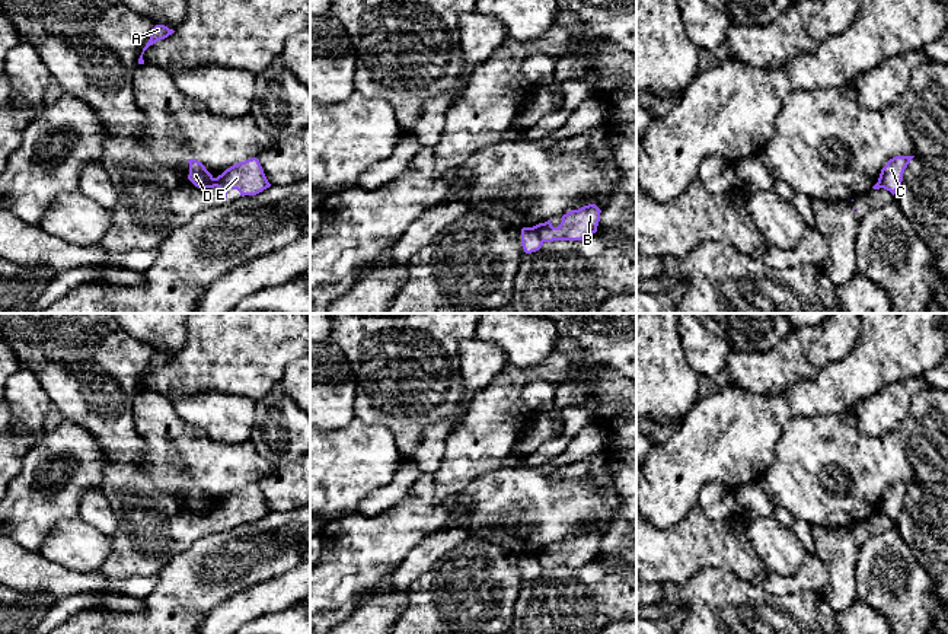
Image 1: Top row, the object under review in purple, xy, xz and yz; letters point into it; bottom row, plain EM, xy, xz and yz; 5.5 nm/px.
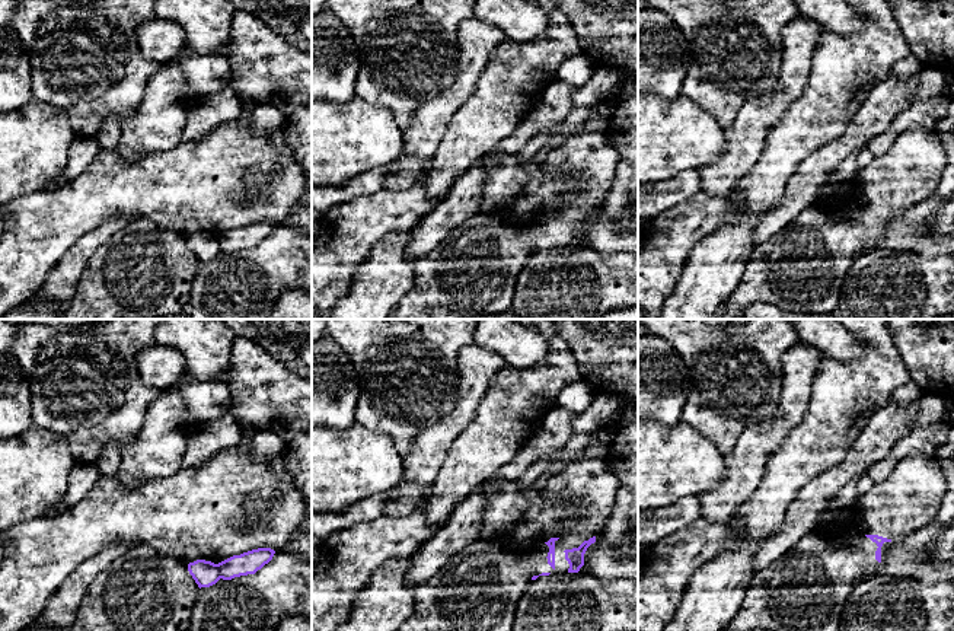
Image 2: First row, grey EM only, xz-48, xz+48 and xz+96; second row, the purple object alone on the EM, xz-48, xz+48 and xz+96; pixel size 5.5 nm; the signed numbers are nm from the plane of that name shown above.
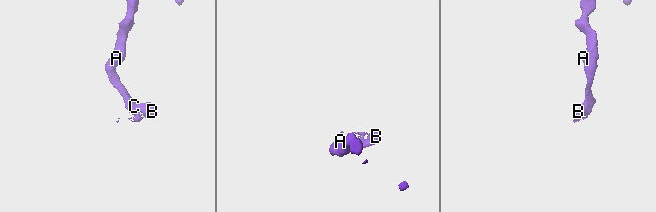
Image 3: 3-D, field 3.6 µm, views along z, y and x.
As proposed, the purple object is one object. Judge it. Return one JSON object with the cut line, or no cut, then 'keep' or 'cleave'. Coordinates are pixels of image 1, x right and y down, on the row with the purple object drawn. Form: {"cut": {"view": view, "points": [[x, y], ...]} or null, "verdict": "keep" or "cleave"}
{"cut": {"view": "xz", "points": [[532, 228], [543, 241]]}, "verdict": "cleave"}

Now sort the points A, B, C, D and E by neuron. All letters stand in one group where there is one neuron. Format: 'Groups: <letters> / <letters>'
Groups: A C D / B E

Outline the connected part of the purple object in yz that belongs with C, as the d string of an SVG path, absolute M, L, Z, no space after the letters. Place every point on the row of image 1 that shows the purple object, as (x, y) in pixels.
M896 156L890 159L881 169L878 184L894 195L901 185L904 169L913 157L915 156Z

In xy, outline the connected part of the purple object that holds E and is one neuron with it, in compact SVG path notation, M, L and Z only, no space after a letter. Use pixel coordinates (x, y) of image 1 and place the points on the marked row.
M252 157L245 162L239 162L221 175L213 179L208 188L218 188L218 192L223 198L227 198L227 189L237 189L242 197L256 195L264 189L269 188L264 169L259 163L259 159Z

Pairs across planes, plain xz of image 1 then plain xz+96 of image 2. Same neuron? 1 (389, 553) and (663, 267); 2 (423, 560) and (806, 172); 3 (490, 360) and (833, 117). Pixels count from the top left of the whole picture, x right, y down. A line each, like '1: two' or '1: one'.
1: one
2: one
3: two

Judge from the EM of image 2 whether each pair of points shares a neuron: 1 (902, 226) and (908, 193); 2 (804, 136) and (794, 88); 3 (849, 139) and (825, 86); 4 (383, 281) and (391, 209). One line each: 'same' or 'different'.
1: different
2: different
3: different
4: different

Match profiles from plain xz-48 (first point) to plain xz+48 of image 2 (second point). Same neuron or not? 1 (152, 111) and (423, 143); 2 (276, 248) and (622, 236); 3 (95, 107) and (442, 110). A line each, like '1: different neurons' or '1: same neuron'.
1: different neurons
2: different neurons
3: different neurons

